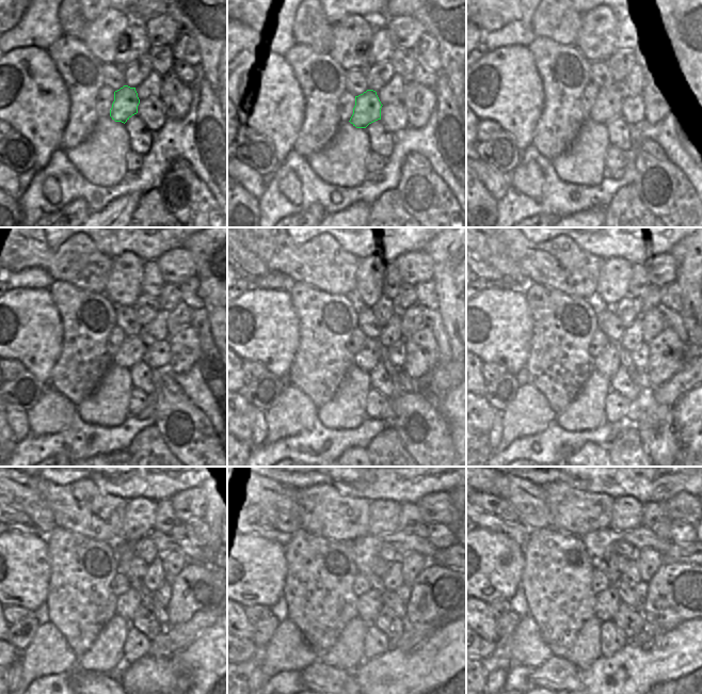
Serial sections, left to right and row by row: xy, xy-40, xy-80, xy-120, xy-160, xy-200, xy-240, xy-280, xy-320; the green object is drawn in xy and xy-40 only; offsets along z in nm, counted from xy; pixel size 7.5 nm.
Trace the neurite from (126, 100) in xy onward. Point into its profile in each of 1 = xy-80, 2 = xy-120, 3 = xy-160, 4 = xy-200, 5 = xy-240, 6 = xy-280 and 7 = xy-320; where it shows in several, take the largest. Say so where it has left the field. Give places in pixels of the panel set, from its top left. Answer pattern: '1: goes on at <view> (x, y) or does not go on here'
1: goes on at xy-80 (608, 104)
2: goes on at xy-120 (132, 349)
3: goes on at xy-160 (366, 359)
4: goes on at xy-200 (607, 363)
5: goes on at xy-240 (127, 603)
6: goes on at xy-280 (369, 603)
7: goes on at xy-320 (608, 601)

